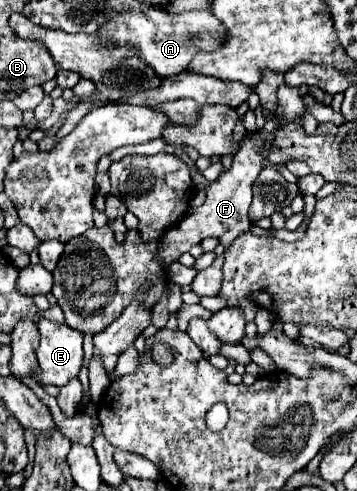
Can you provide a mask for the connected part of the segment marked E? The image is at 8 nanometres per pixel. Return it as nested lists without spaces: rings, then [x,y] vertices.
[[[41,318],[39,322],[39,348],[37,348],[37,362],[41,368],[41,374],[37,380],[41,384],[55,384],[55,386],[65,386],[71,378],[79,376],[79,370],[83,366],[83,334],[69,328],[67,324],[55,324],[51,320]]]

